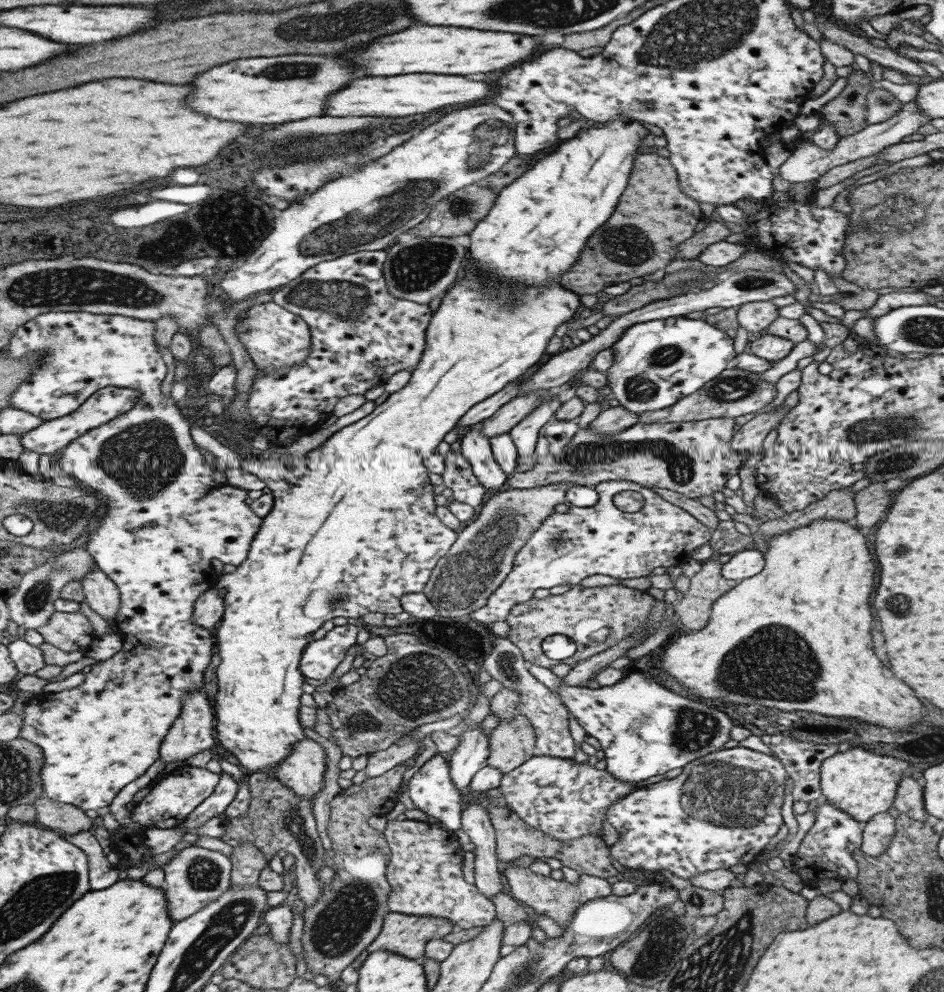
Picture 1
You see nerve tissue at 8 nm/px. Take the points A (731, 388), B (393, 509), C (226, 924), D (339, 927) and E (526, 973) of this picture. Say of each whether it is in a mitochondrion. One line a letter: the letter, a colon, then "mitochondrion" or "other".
A: mitochondrion
B: other
C: mitochondrion
D: mitochondrion
E: mitochondrion

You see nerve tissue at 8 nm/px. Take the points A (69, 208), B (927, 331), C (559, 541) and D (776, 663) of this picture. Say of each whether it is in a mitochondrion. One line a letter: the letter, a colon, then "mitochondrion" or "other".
A: other
B: mitochondrion
C: mitochondrion
D: mitochondrion

